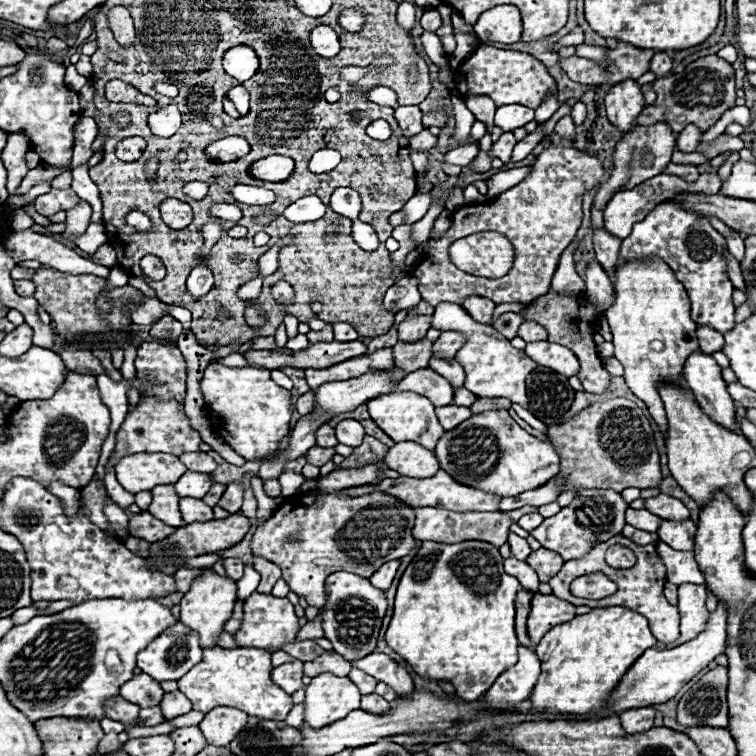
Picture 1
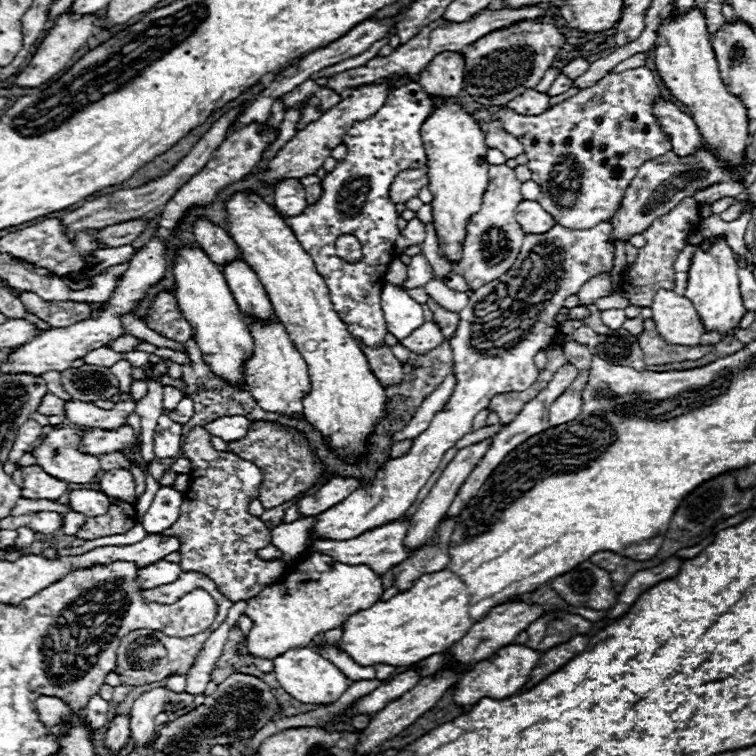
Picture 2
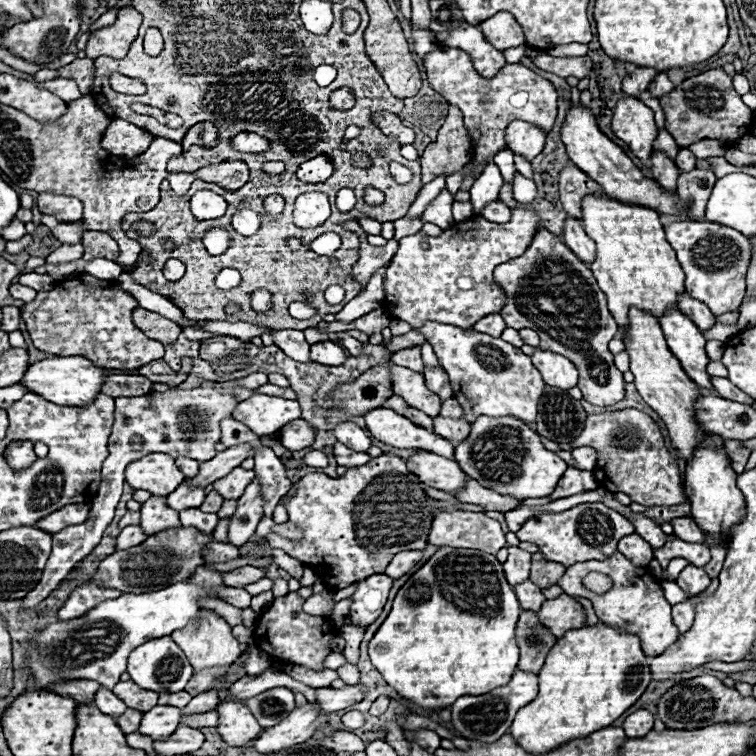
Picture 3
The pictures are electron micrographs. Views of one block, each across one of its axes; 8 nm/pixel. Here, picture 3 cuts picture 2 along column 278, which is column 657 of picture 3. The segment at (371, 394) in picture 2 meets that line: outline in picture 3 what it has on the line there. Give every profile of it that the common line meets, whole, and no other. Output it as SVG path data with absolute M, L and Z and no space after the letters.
M586 196L582 202L586 234L596 242L596 260L590 270L598 280L600 290L608 296L608 310L626 332L628 310L634 306L662 318L666 308L676 308L678 296L684 294L684 272L670 248L656 210L644 206L630 206L608 196Z

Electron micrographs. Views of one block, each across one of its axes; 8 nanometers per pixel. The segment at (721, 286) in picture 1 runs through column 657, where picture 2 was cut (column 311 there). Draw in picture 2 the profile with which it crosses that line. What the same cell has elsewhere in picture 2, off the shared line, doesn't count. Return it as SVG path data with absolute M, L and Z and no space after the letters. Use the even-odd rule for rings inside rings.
M410 82L400 88L394 88L388 94L384 106L374 116L370 116L364 122L354 122L352 128L346 132L342 142L348 146L348 156L346 160L338 162L336 168L330 174L326 174L326 178L322 180L322 188L324 188L322 200L314 206L308 206L302 214L288 218L288 226L292 228L292 232L296 232L300 246L312 256L312 260L316 260L316 268L320 276L324 276L324 282L328 284L330 300L336 312L340 312L340 318L344 320L344 324L348 324L348 332L352 332L356 340L368 346L382 344L386 336L386 322L384 322L384 314L380 308L380 288L384 286L384 276L386 276L390 262L396 258L394 240L400 236L400 230L396 226L398 214L396 214L396 206L388 198L388 188L398 172L422 168L426 164L426 152L424 152L422 138L420 138L420 126L432 114L432 110L434 110L432 100L422 90L420 84ZM340 234L352 234L358 238L362 246L362 254L364 254L362 260L346 262L336 256L334 244Z

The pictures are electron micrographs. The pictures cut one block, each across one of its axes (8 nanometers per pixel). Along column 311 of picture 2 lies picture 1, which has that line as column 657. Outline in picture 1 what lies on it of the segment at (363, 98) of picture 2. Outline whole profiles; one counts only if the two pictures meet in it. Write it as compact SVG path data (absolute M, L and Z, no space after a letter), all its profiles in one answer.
M666 124L636 126L634 130L624 134L624 138L616 144L616 150L614 150L612 176L608 178L606 184L600 186L600 190L596 194L596 208L604 208L614 192L630 190L630 188L642 184L644 180L662 174L664 168L670 164L670 156L674 152L674 148L676 148L676 136L674 136L674 132L670 132L670 128L666 128Z

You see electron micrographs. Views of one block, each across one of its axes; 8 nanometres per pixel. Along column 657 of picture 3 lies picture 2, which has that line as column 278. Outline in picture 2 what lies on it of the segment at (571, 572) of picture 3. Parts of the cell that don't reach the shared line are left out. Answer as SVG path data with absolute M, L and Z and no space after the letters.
M322 552L304 554L296 562L288 564L276 582L268 584L258 596L248 600L244 614L252 620L252 630L238 652L272 660L290 648L308 646L312 638L338 628L350 614L370 608L382 594L382 578L370 566L334 562Z

